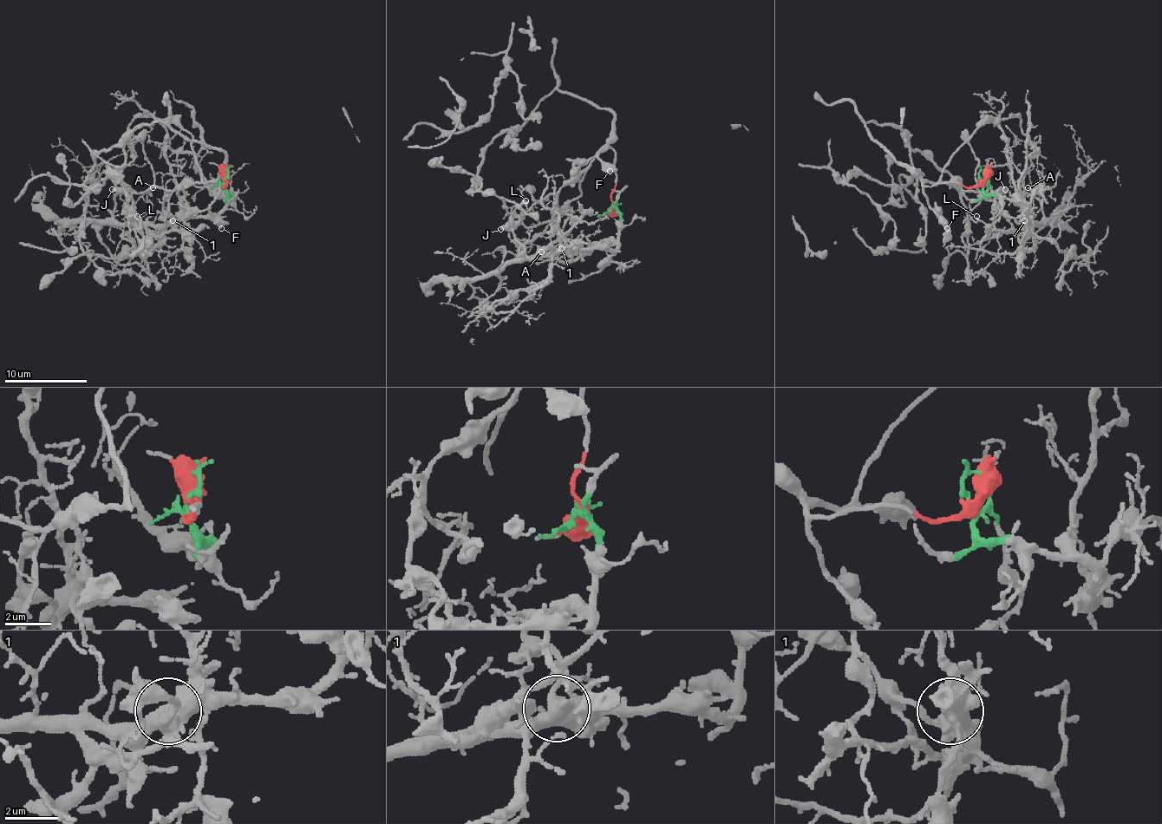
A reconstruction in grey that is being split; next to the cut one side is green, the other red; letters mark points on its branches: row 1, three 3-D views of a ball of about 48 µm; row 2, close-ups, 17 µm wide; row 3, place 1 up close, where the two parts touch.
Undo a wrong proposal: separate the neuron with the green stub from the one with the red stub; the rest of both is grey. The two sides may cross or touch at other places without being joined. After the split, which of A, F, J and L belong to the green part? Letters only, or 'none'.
A, L

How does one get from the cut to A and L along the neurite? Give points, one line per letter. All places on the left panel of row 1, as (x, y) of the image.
A: (225, 183), (224, 189), (230, 199), (222, 210), (153, 224), (149, 220), (151, 201), (146, 193), (153, 186)
L: (225, 183), (230, 199), (224, 207), (205, 216), (170, 220), (136, 249), (124, 232), (139, 222), (136, 216)

